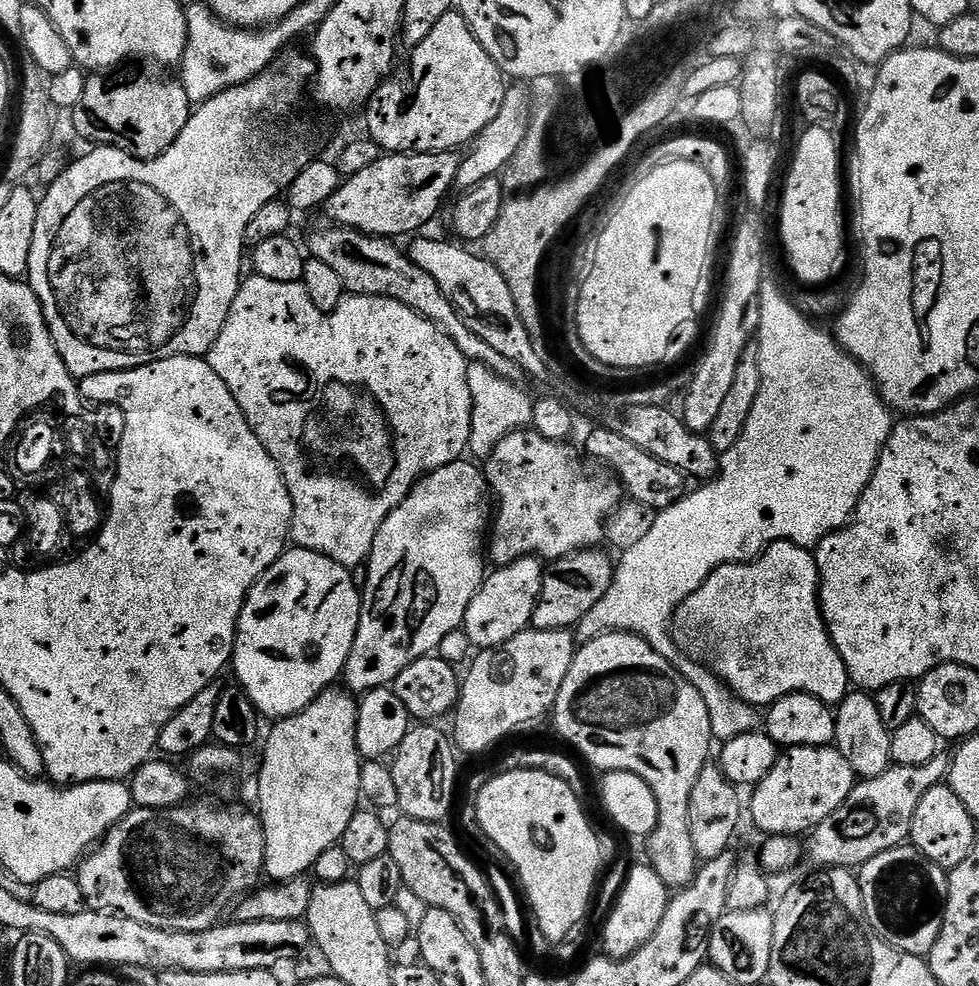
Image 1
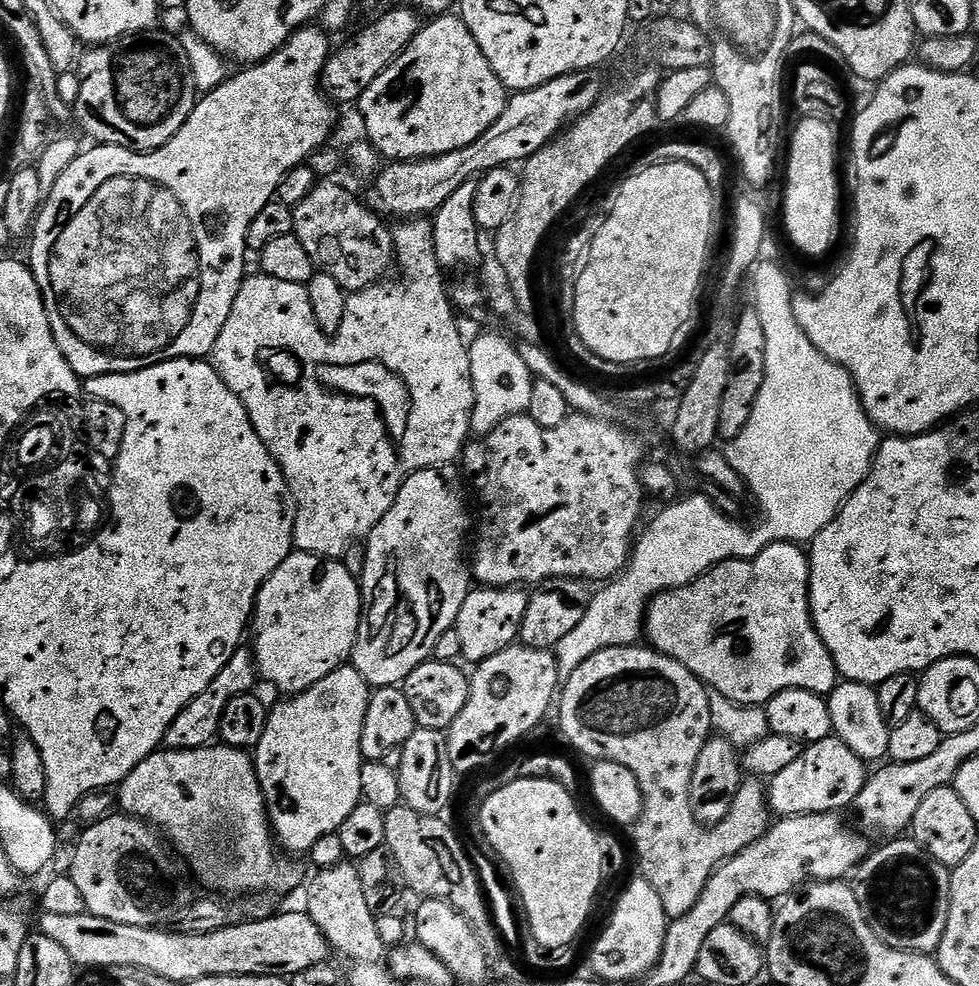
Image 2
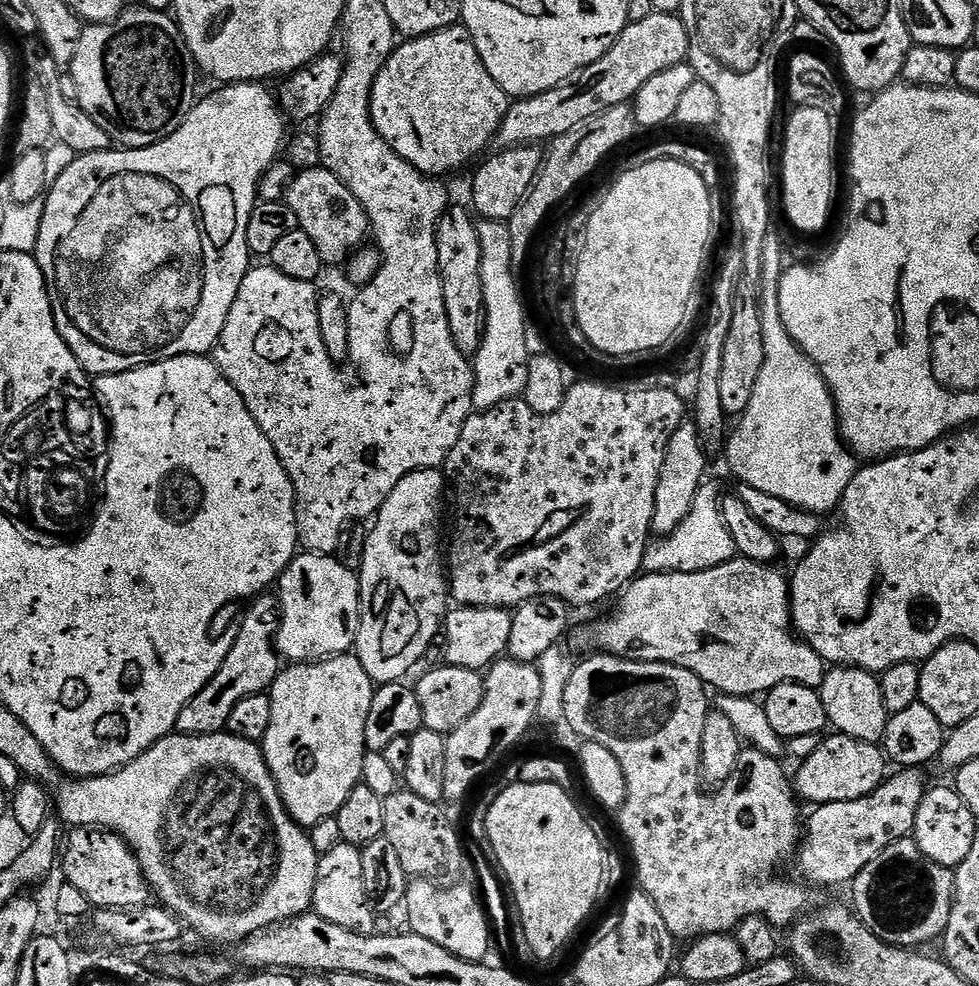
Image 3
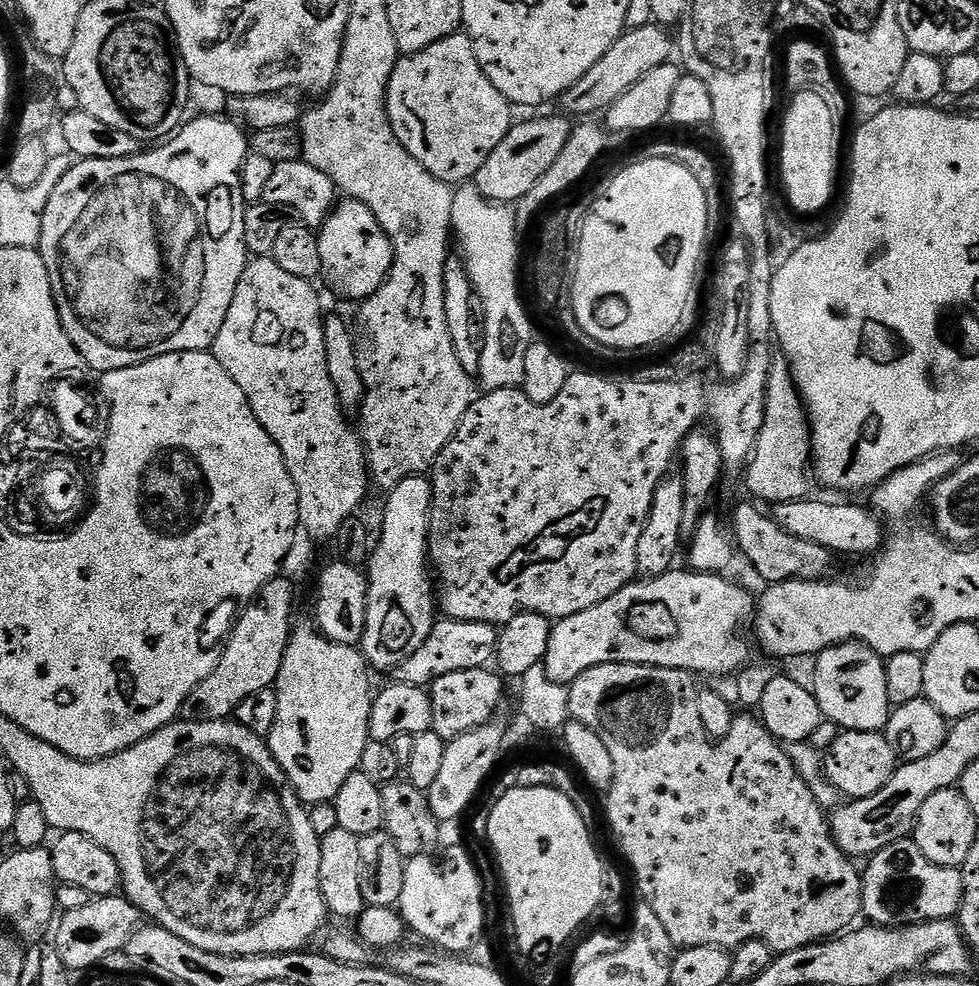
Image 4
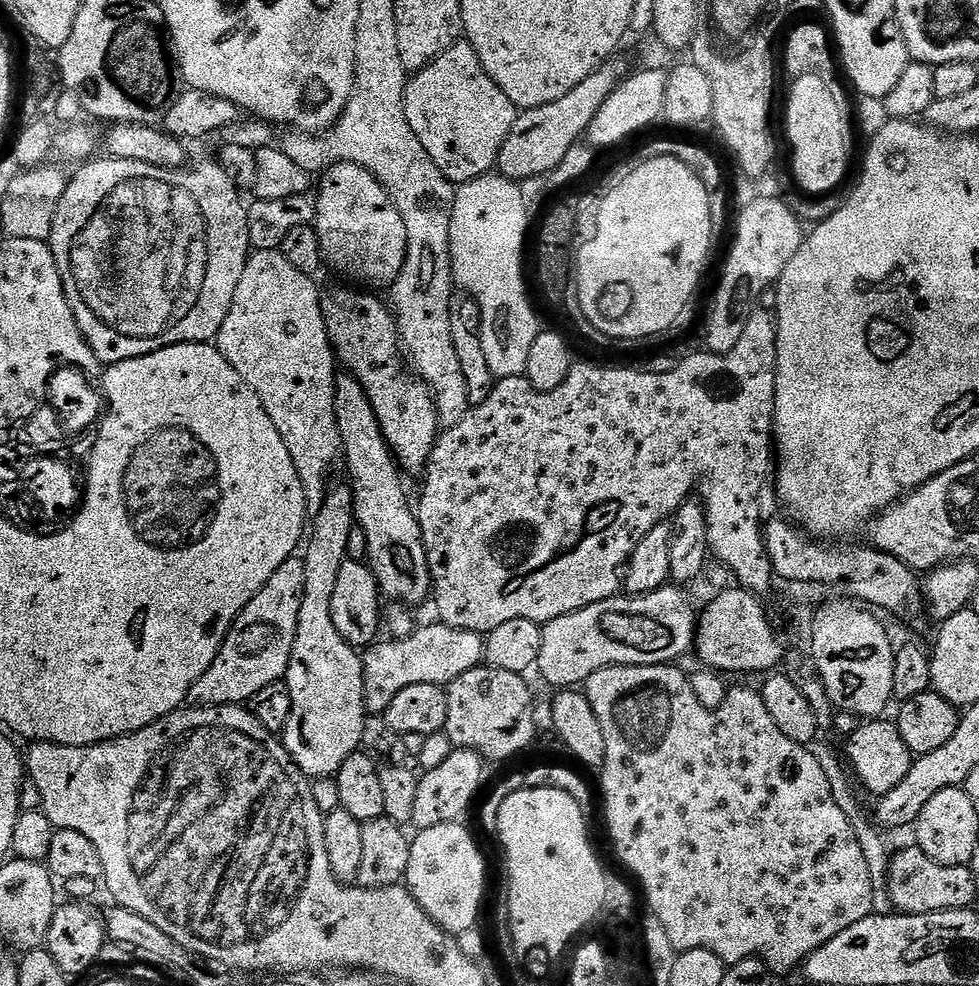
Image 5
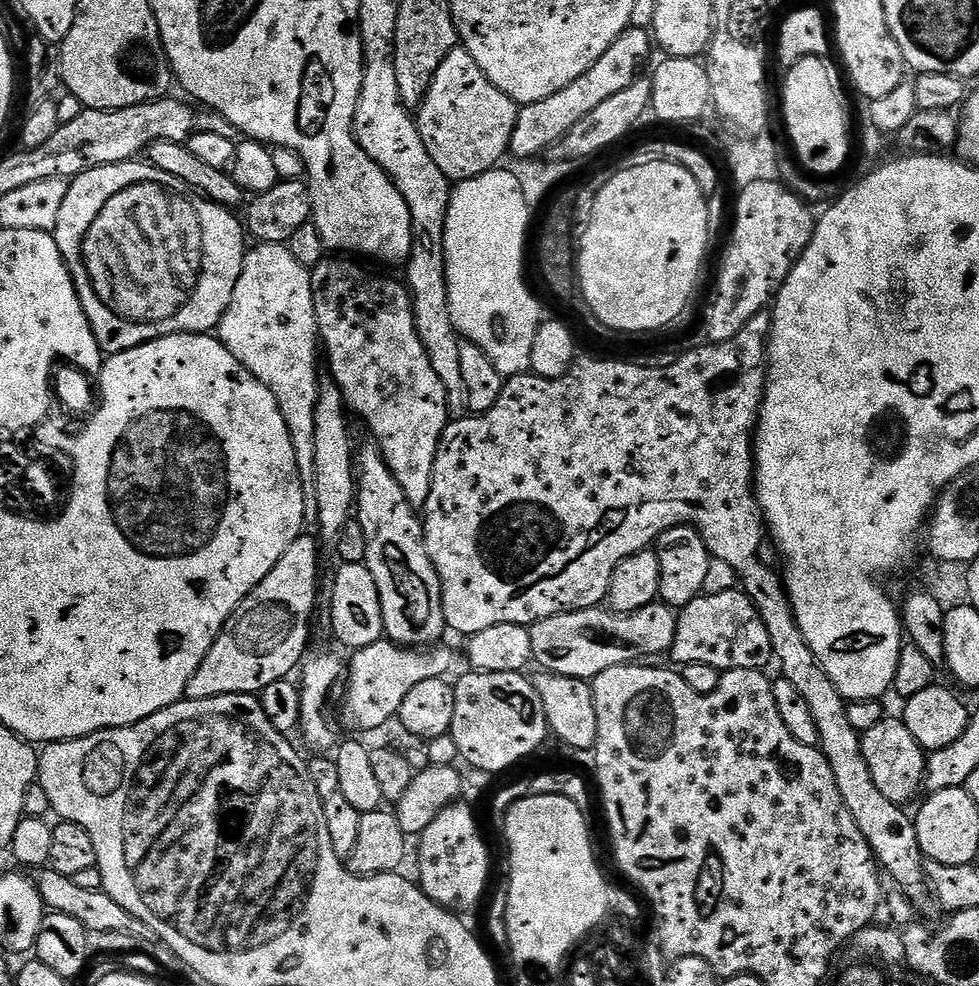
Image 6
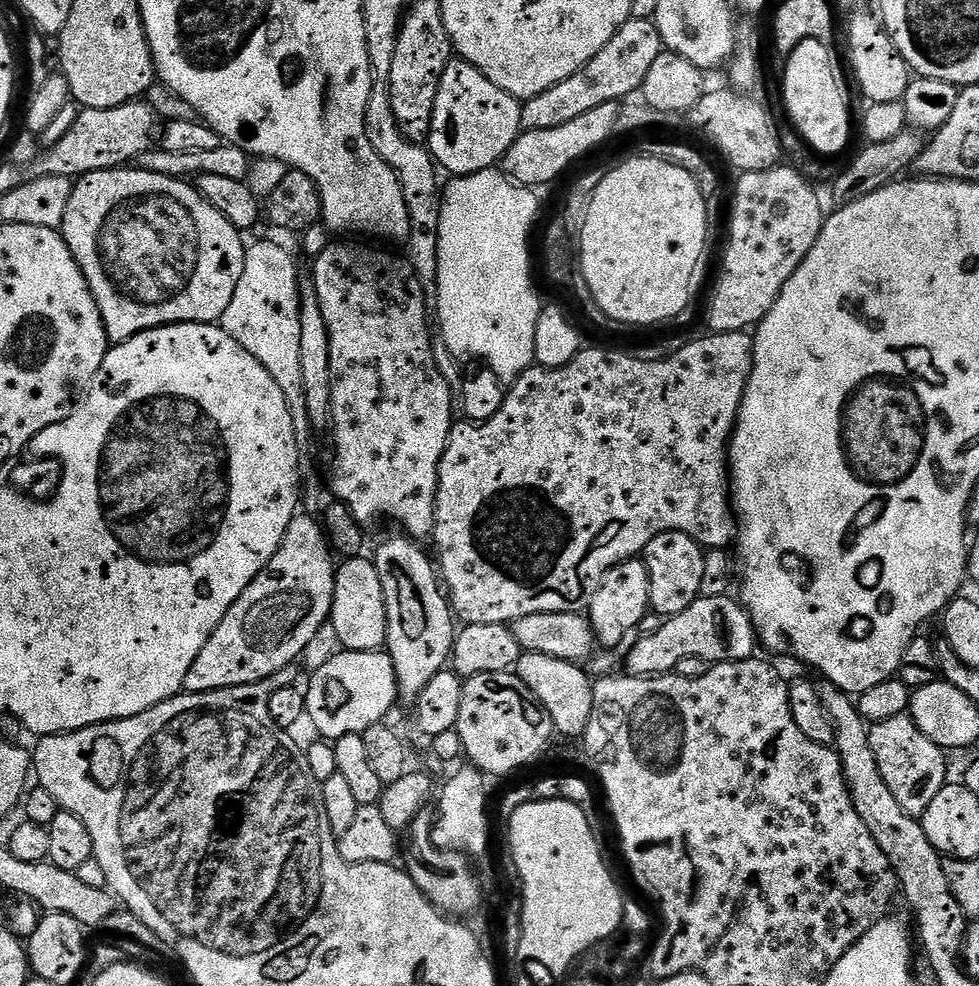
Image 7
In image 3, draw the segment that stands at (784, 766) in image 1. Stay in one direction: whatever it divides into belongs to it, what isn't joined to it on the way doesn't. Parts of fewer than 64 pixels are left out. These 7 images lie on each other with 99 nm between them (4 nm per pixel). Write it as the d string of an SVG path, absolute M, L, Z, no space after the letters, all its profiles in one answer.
M828 734L825 735L822 746L818 746L817 752L799 761L798 768L796 776L794 772L797 797L804 802L809 800L809 805L819 806L866 798L884 783L890 764L879 743L871 744L849 736Z

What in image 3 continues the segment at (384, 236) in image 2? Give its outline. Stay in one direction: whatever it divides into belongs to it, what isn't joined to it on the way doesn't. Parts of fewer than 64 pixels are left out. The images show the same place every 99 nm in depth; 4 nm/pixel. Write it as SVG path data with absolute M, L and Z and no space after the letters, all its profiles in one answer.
M323 166L305 172L297 171L292 184L288 187L286 202L300 223L299 231L310 234L314 246L318 249L321 265L347 265L350 257L357 250L365 247L370 236L368 215L364 208L350 194L350 190L334 173Z

